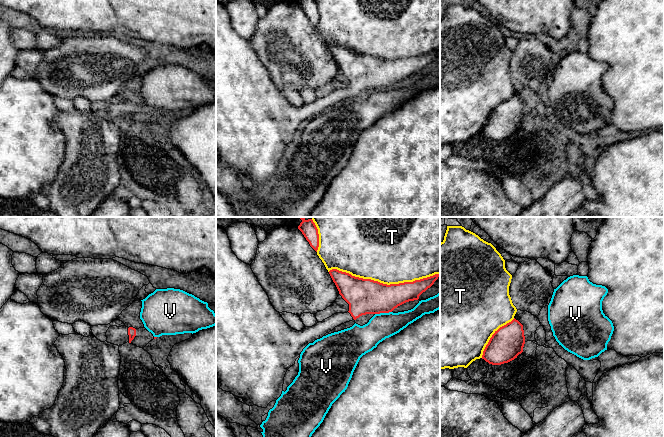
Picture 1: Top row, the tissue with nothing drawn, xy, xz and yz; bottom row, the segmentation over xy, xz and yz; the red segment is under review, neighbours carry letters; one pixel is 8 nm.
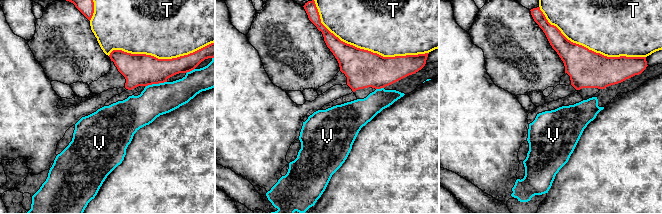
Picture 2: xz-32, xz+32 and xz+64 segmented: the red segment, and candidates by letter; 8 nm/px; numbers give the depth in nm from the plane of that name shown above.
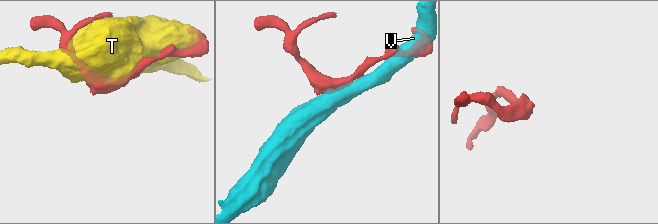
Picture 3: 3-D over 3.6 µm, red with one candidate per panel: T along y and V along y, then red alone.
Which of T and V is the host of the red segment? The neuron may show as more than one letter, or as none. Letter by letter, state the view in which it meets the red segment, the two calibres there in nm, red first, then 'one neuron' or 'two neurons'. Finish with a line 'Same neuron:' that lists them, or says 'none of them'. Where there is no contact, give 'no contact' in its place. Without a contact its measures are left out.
T: xz | 280/480 nm | two neurons
V: xz | 280/200 nm | two neurons
Same neuron: none of them

